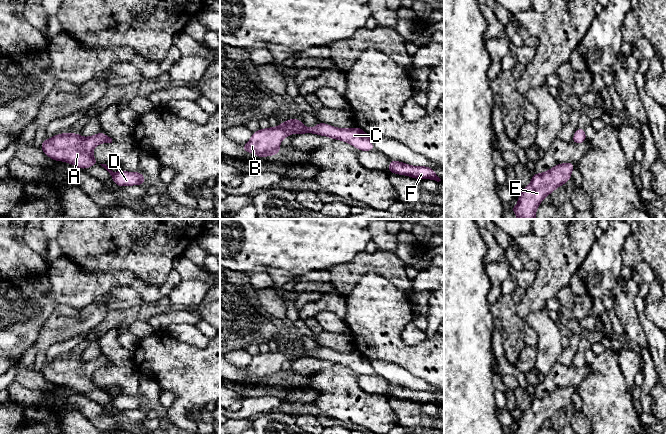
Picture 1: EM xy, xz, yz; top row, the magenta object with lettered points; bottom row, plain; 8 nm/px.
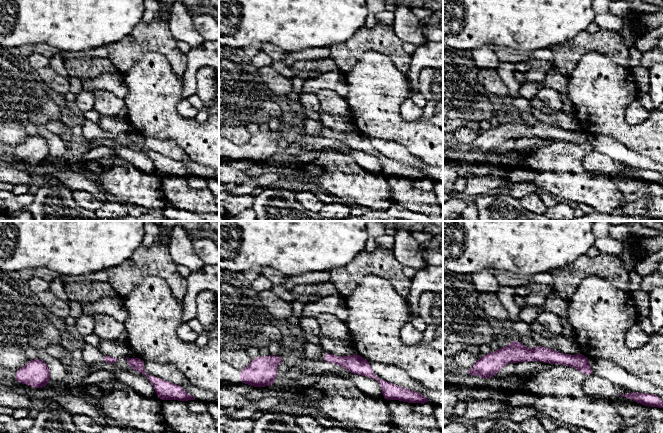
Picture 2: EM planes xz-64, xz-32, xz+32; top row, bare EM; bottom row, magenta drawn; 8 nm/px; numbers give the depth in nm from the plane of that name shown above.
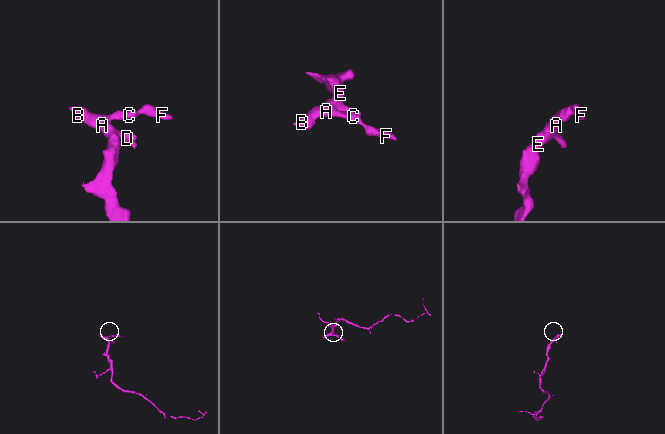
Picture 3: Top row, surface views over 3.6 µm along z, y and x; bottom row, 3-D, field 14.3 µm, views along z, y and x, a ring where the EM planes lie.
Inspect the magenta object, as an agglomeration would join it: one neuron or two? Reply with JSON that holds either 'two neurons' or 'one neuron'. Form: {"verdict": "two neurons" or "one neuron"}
{"verdict": "one neuron"}

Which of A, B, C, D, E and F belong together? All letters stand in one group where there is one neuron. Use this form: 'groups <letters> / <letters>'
groups A B C D E F

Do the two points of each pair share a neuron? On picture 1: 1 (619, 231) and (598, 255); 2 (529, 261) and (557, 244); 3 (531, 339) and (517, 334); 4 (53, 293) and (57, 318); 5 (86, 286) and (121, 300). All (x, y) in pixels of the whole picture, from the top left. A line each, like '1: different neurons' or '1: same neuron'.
1: same neuron
2: different neurons
3: different neurons
4: different neurons
5: different neurons

